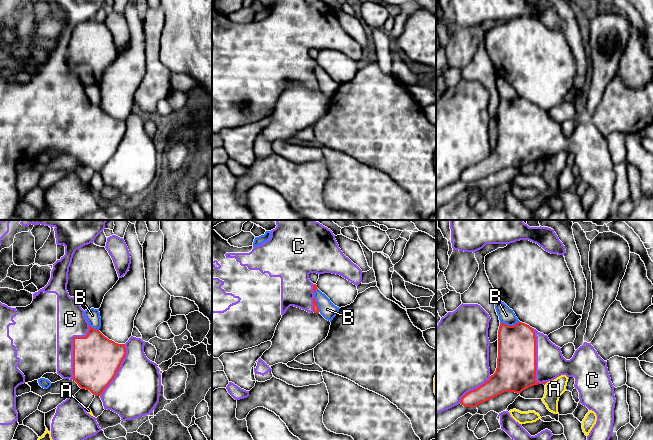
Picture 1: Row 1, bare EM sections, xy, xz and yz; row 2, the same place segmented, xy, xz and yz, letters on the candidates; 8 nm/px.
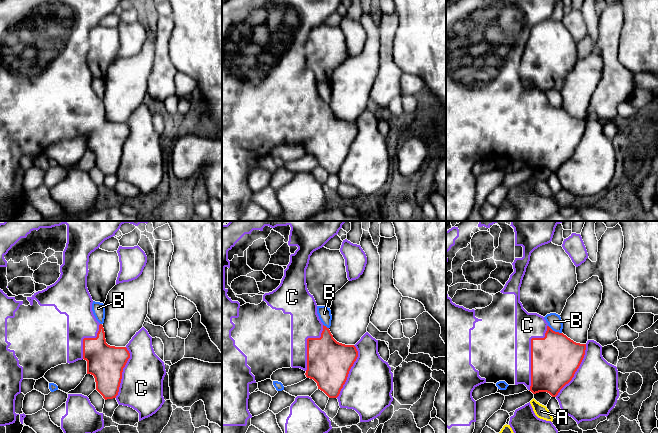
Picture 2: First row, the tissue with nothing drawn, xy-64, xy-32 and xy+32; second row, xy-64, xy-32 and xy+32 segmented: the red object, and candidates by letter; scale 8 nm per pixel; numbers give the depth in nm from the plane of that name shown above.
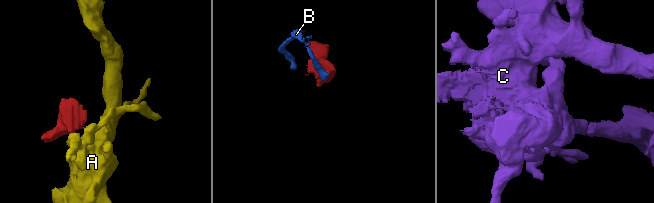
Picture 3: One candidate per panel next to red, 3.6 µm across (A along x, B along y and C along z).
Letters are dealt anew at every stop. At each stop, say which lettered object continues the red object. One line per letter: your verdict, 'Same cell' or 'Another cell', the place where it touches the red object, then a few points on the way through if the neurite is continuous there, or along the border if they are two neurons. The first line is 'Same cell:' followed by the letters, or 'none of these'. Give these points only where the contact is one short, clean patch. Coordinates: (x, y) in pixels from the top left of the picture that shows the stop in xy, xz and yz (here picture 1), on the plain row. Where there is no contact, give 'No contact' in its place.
Same cell: C
A: Another cell. Touches red at yz (545, 159). Boundary: yz (547, 158), (544, 160)
B: Another cell. Touches red at yz (509, 102). Boundary: yz (519, 97), (512, 101), (500, 99)
C: Same cell. Touches red at xy (73, 123)

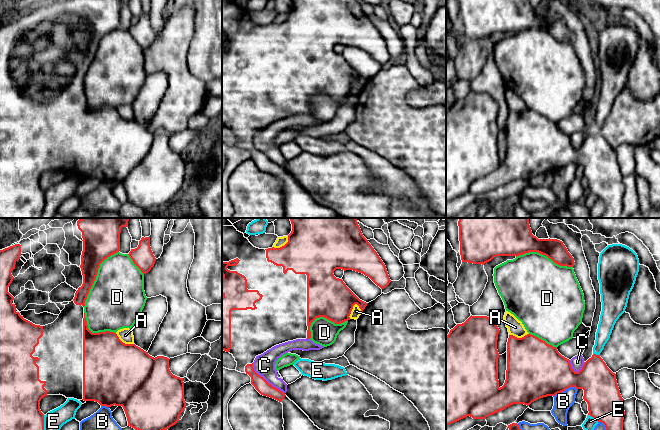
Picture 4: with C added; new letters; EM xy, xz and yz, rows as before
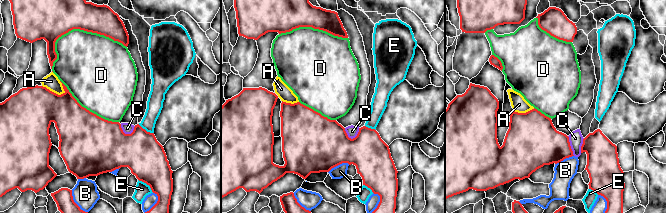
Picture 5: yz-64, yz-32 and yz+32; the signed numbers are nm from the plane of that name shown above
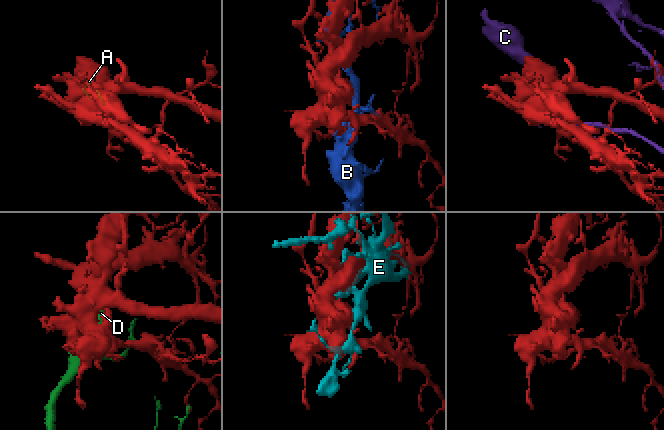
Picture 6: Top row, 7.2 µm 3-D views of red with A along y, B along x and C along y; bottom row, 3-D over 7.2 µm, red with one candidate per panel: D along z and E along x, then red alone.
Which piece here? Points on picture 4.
Same cell: none of these
A: Another cell. Touches red at xz (351, 86)
B: Another cell. Touches red at yz (565, 165)
C: Another cell. Touches red at xz (265, 156)
D: Another cell. Touches red at xy (96, 51)
E: Another cell. Touches red at xy (43, 200)

